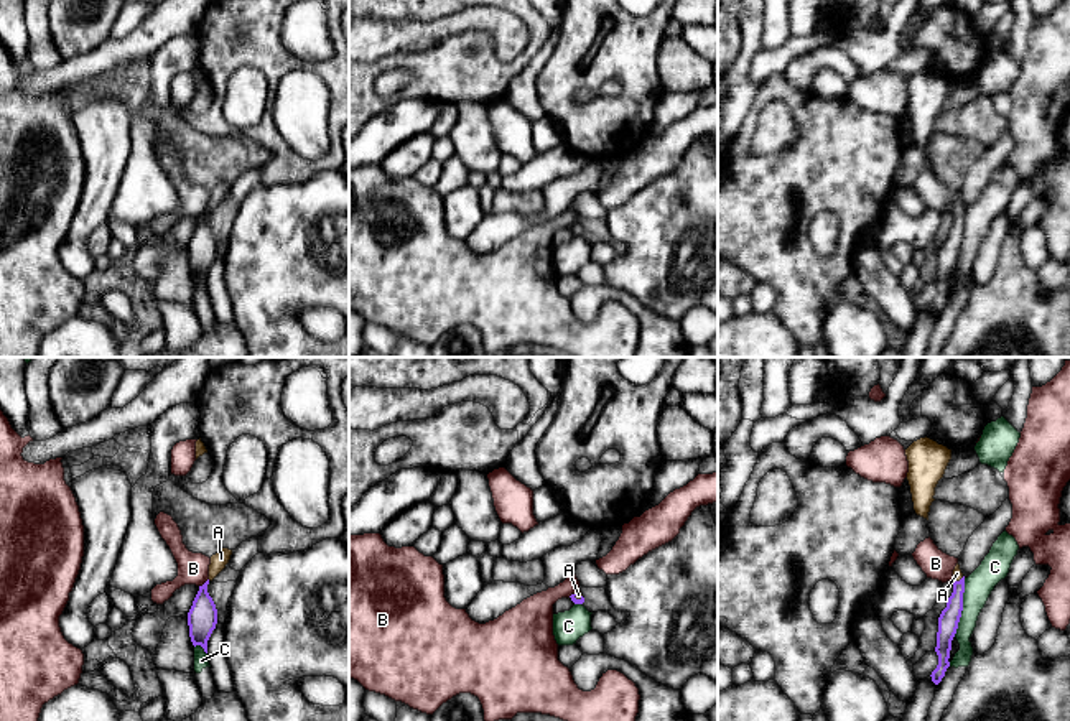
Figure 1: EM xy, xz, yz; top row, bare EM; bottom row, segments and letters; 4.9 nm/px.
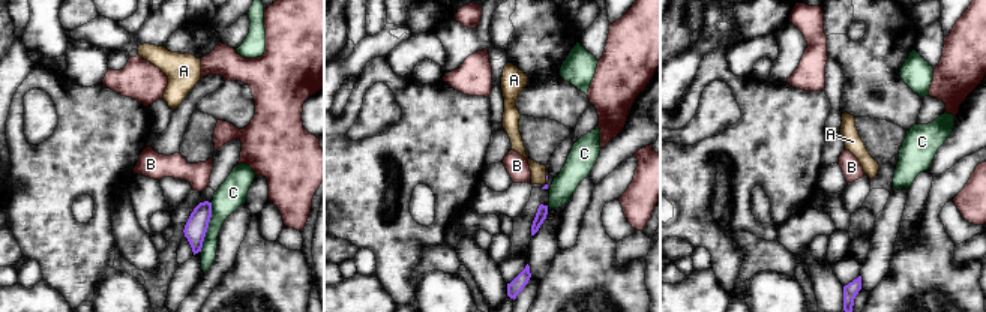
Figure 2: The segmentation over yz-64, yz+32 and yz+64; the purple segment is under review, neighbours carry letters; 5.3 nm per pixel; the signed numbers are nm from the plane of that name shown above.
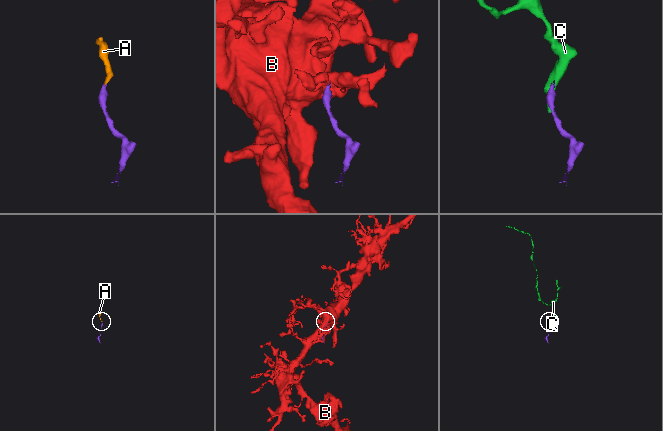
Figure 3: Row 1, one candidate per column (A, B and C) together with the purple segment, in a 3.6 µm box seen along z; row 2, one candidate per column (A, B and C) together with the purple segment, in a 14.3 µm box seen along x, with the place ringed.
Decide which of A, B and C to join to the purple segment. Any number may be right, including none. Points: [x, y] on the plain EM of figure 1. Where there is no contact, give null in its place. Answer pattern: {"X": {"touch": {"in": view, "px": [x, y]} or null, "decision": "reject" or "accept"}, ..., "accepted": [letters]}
{"A": {"touch": {"in": "xz", "px": [575, 226]}, "decision": "accept"}, "B": {"touch": {"in": "xy", "px": [204, 214]}, "decision": "reject"}, "C": {"touch": {"in": "yz", "px": [962, 239]}, "decision": "reject"}, "accepted": ["A"]}

